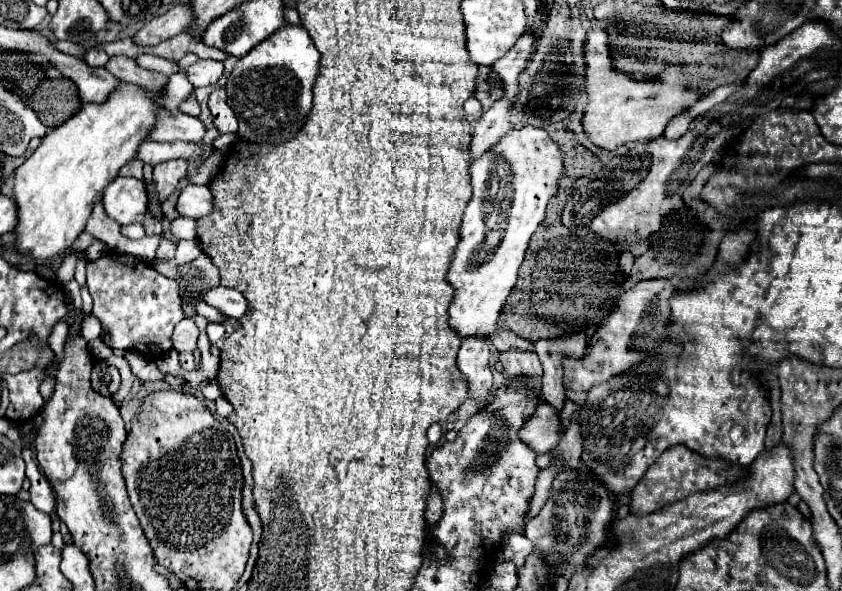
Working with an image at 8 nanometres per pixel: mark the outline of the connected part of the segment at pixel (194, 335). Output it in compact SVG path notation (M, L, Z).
M182 319L178 323L178 327L174 327L174 337L172 337L172 343L174 343L174 349L178 353L192 353L196 349L196 341L198 341L198 327L192 319Z

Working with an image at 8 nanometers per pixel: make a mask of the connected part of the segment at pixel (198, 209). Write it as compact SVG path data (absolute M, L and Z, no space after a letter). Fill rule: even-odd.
M186 185L178 195L176 211L192 219L208 215L212 211L212 193L206 185Z

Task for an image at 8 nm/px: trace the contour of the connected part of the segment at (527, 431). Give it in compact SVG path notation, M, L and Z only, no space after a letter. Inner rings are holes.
M542 403L518 431L518 437L522 443L528 443L528 447L536 455L544 455L546 451L556 447L556 439L560 439L558 427L560 417L556 415L556 411L552 411L552 407Z

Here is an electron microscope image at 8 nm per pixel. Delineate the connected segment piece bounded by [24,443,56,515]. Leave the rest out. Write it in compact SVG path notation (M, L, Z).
M24 443L24 461L26 461L26 477L30 479L30 501L36 509L52 515L56 509L56 499L50 483L44 479L44 475L38 471L38 465L32 457L32 447Z

